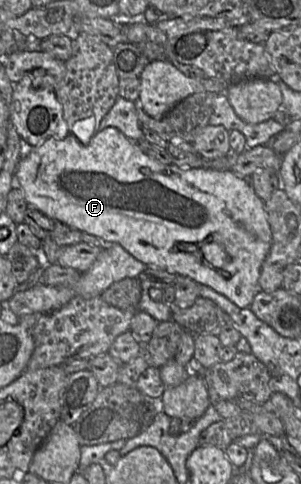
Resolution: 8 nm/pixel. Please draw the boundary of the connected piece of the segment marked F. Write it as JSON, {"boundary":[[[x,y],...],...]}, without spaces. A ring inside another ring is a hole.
{"boundary":[[[114,127],[98,130],[87,145],[83,145],[72,133],[63,139],[48,138],[43,144],[33,147],[27,156],[20,159],[16,170],[16,185],[23,191],[29,206],[40,210],[54,221],[60,221],[82,233],[97,236],[104,243],[118,243],[147,267],[156,267],[177,276],[188,277],[196,283],[206,285],[224,295],[240,308],[250,307],[255,294],[260,291],[261,267],[272,243],[272,233],[267,214],[264,211],[264,201],[257,196],[243,177],[236,175],[232,170],[178,167],[175,164],[165,165],[150,158],[141,151],[136,143],[137,140],[129,140]],[[181,242],[187,243],[181,244],[181,248],[178,249],[176,245]]]}

